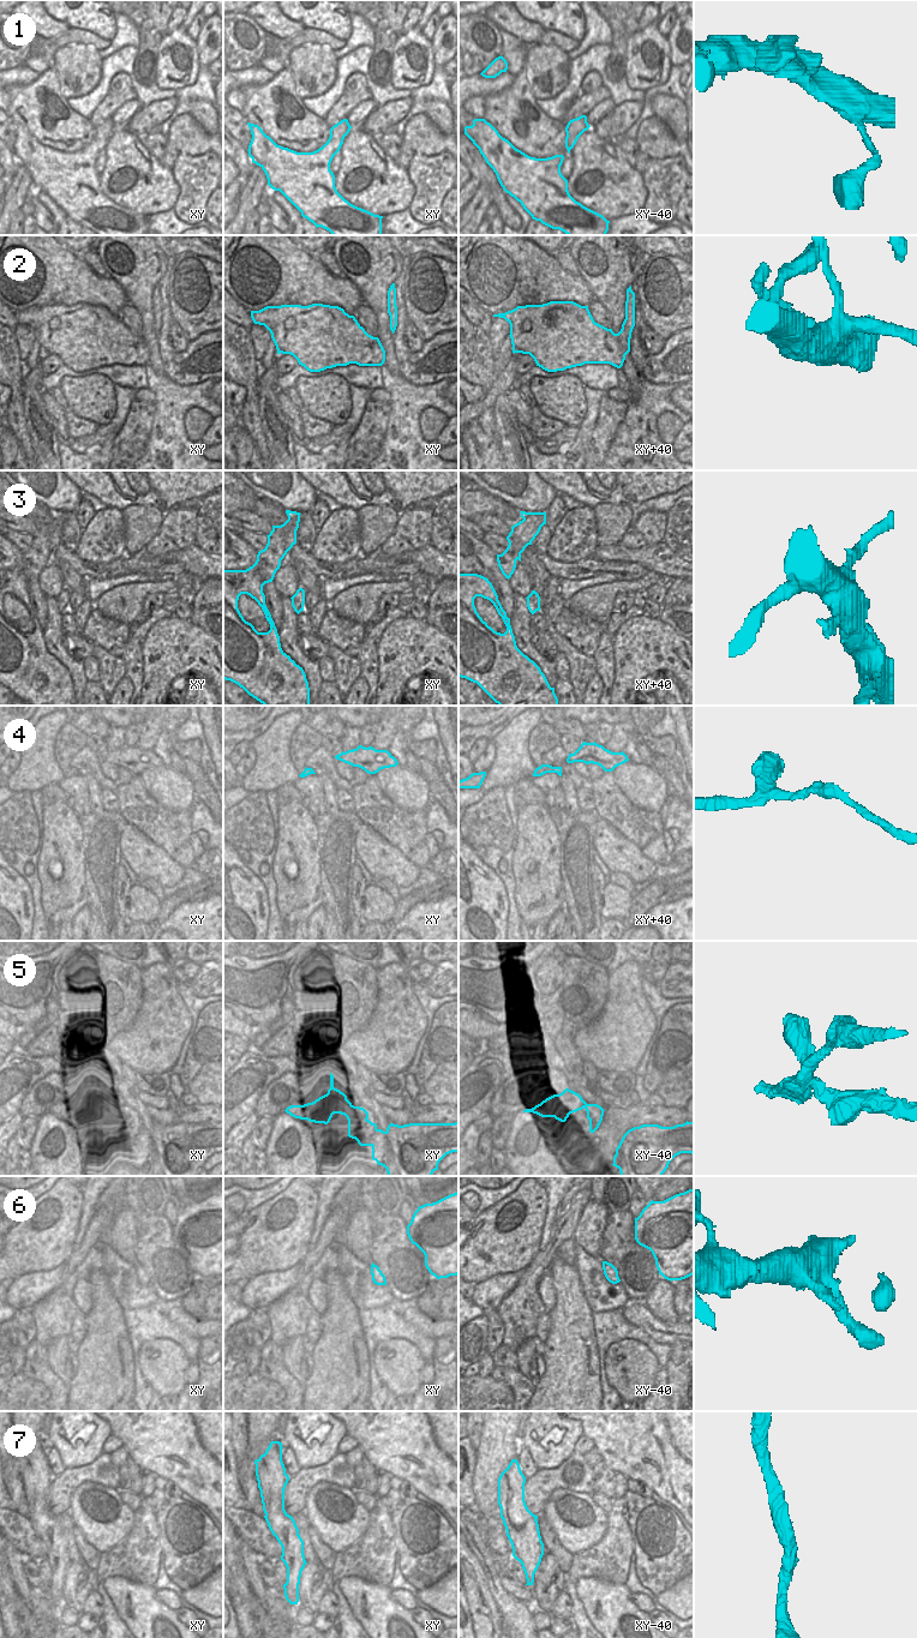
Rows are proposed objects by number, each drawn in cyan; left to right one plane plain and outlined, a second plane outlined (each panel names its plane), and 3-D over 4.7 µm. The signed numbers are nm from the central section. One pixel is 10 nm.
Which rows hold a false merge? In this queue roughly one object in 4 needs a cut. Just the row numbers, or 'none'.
5

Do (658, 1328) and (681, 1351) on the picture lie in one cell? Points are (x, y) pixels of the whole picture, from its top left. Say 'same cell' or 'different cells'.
different cells

